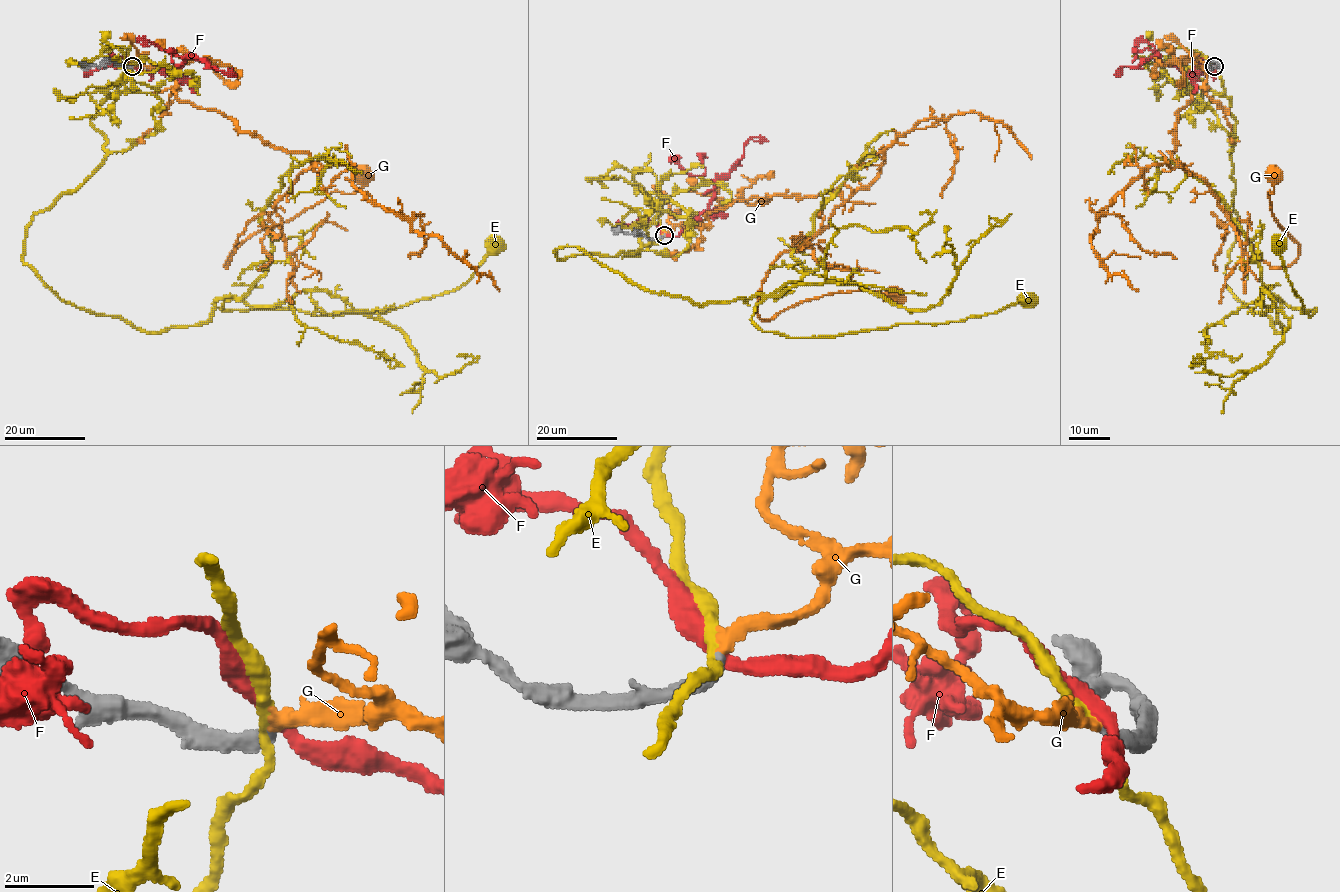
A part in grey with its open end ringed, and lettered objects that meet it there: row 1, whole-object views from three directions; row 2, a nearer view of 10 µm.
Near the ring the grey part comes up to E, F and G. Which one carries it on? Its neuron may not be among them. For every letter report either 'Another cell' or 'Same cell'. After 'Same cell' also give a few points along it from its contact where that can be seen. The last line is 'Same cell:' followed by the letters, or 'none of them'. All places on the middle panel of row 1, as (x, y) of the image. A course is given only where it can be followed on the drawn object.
E: Another cell
F: Another cell
G: Same cell. Its course: (664, 234), (736, 200), (840, 191), (831, 221), (767, 272), (757, 313), (894, 295)
Same cell: G

